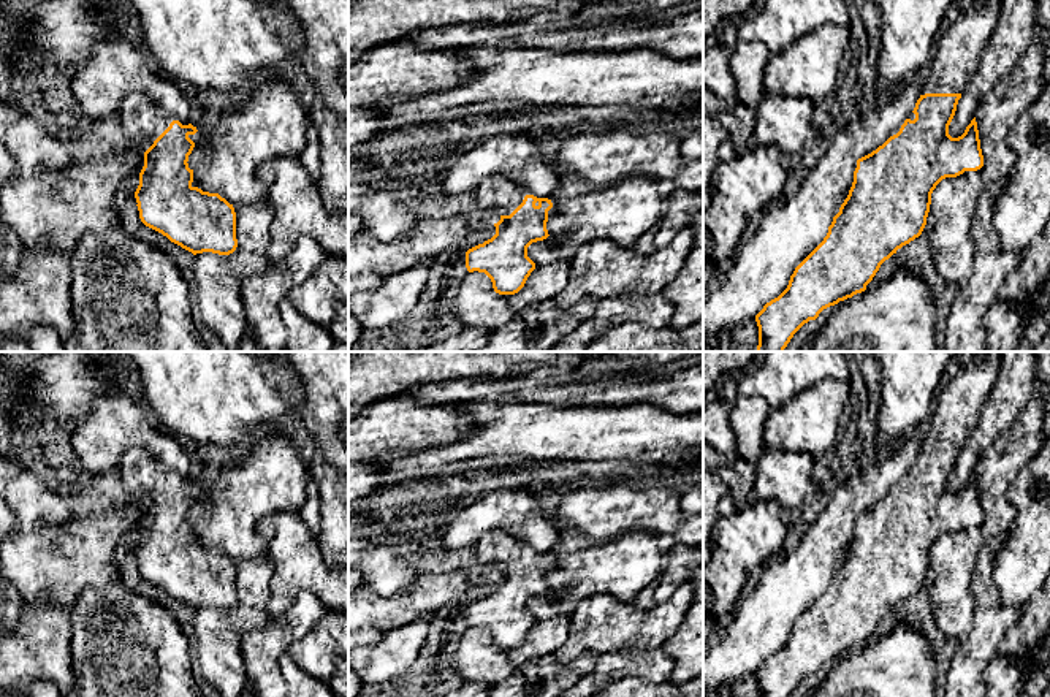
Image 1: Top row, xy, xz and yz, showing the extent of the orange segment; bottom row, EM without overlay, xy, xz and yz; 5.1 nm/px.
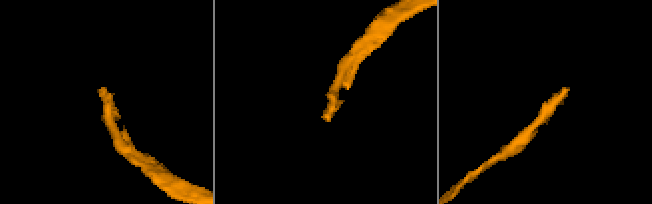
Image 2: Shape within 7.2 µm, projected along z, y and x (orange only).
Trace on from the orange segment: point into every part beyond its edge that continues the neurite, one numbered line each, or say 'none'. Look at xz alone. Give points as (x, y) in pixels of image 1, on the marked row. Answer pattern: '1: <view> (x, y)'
1: xz (496, 194)

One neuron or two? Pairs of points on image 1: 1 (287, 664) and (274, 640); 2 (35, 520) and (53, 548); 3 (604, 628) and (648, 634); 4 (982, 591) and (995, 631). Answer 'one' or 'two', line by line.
1: two
2: two
3: one
4: one

